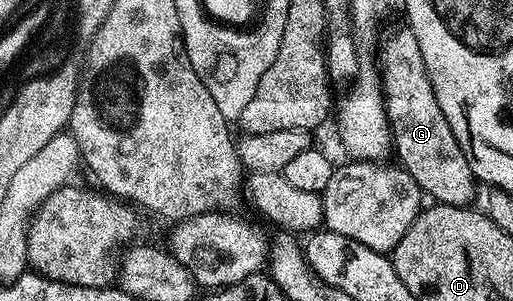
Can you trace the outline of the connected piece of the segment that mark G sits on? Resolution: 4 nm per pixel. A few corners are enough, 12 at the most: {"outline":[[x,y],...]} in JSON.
{"outline":[[409,26],[378,64],[392,152],[431,201],[476,181]]}

